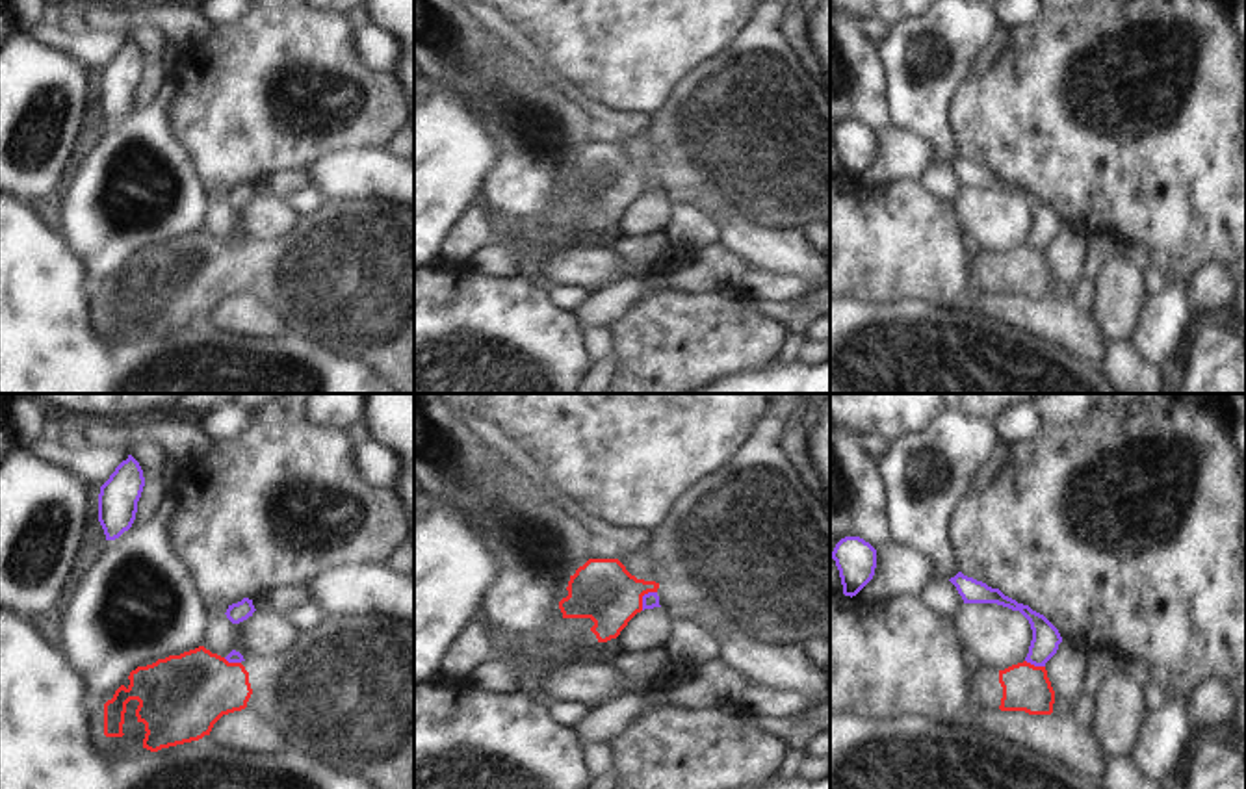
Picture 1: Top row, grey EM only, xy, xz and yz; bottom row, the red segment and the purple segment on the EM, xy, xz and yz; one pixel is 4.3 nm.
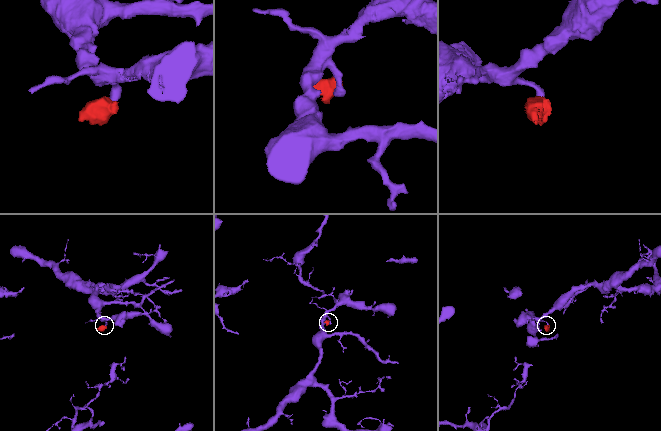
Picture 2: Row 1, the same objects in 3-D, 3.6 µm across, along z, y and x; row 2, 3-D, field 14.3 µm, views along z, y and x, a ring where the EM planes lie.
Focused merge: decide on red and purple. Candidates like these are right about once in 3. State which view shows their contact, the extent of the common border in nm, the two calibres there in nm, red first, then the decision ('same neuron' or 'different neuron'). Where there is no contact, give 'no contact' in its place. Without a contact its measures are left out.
xz | 110 nm | 280/70 nm | different neuron

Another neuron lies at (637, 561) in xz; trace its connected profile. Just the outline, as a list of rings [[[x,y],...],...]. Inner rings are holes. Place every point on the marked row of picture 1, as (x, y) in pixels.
[[[646,544],[644,546],[637,546],[637,548],[626,551],[622,557],[617,557],[617,559],[637,579],[659,583],[657,579],[652,579],[650,576],[652,576],[652,572],[655,568],[661,570],[661,564],[652,557],[652,553],[650,553]]]

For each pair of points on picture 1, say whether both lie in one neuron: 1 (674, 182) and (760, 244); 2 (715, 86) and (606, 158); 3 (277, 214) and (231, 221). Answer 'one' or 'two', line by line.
1: two
2: one
3: one

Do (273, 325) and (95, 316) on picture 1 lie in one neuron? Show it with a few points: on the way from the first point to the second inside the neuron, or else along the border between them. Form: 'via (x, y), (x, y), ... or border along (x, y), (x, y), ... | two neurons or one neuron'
border along (246, 292), (225, 297), (208, 318) | two neurons

